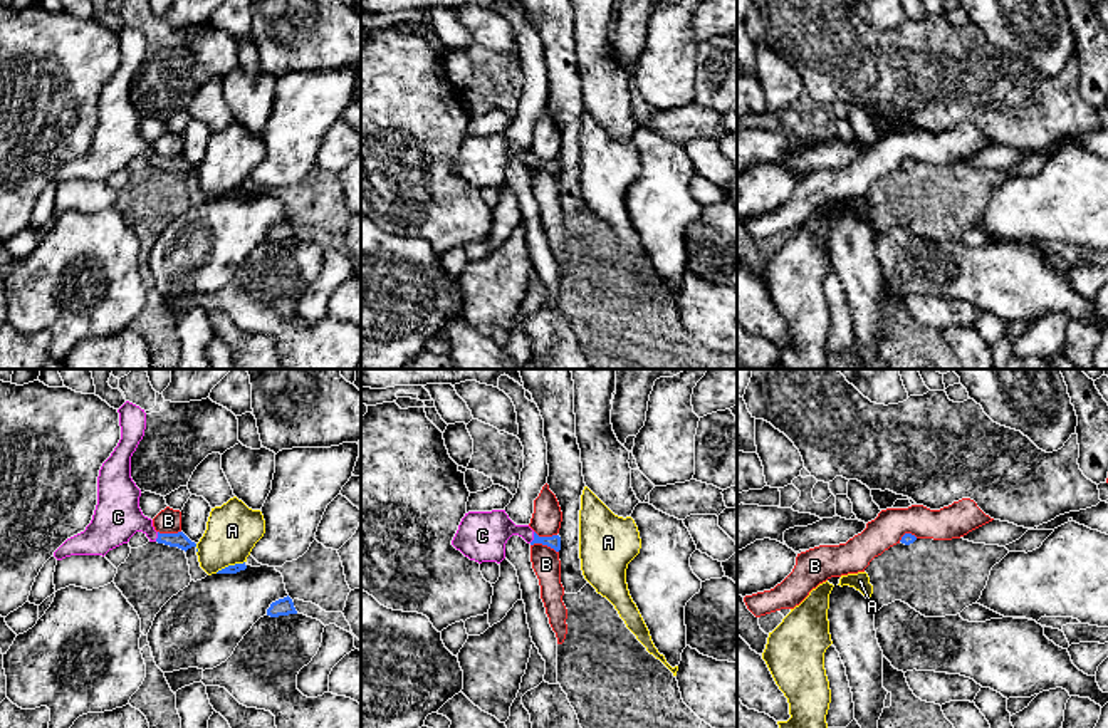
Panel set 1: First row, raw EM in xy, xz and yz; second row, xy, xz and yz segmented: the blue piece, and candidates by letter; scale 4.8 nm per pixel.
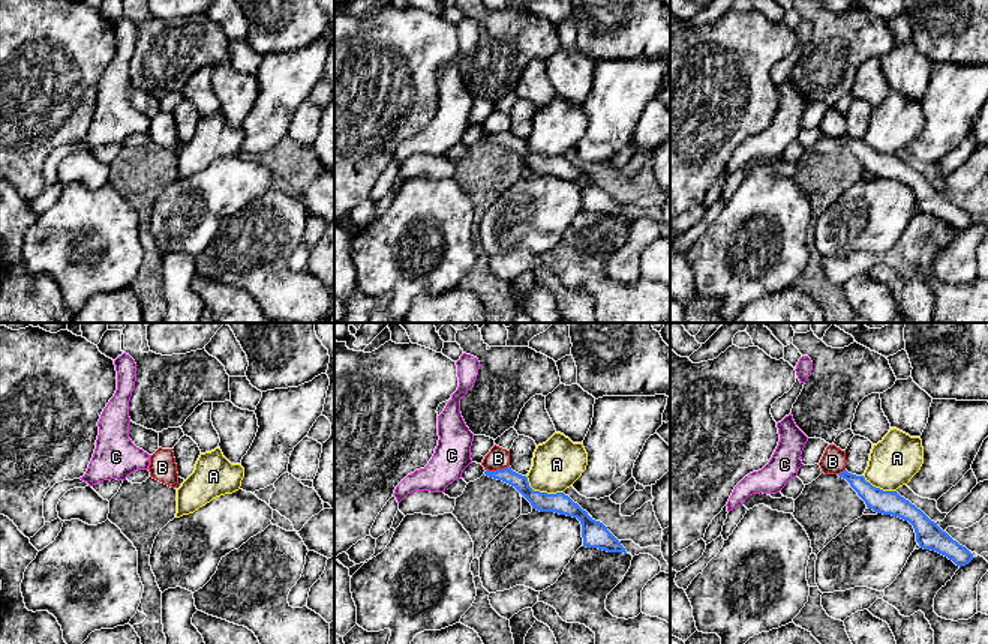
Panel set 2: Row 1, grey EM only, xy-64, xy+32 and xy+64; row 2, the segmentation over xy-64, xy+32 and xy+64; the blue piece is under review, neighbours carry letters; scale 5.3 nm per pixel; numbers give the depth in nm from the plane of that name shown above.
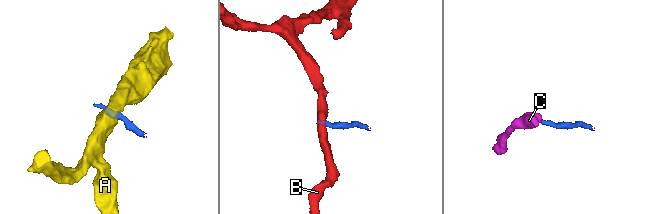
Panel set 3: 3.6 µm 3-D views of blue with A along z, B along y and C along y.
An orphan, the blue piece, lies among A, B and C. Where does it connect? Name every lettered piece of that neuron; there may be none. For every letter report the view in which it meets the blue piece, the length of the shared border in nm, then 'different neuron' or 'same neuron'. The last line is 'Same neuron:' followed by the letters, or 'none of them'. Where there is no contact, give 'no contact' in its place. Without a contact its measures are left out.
A: xy | 160 nm | different neuron
B: xz | 140 nm | different neuron
C: xz | 60 nm | same neuron
Same neuron: C

